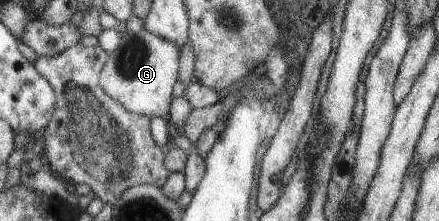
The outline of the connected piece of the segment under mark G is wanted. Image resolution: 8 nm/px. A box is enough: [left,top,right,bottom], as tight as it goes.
[101,29,180,117]

